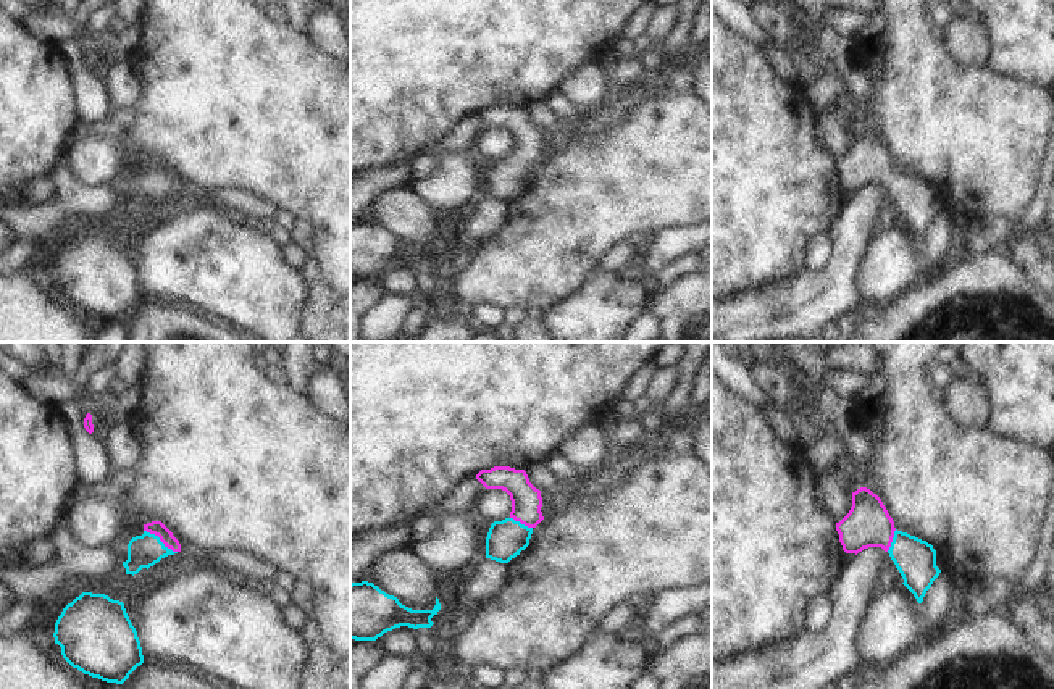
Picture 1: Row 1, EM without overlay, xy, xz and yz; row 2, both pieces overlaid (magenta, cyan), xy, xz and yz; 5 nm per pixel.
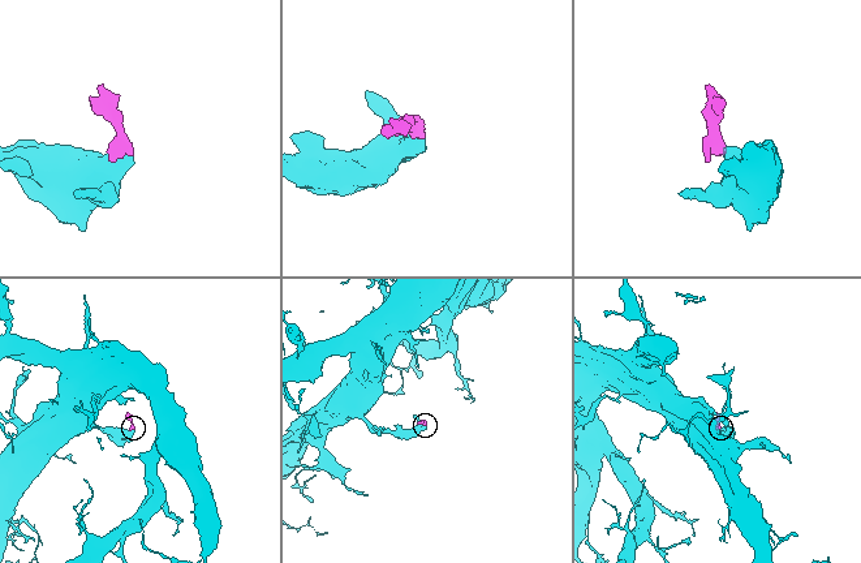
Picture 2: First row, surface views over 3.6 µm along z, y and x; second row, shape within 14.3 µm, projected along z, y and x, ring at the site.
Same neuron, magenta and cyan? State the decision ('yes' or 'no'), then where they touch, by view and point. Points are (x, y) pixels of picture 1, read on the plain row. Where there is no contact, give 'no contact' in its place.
yes | xy (160, 178)

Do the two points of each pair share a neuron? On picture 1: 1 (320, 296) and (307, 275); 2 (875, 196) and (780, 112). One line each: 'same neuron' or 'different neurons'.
1: same neuron
2: different neurons

